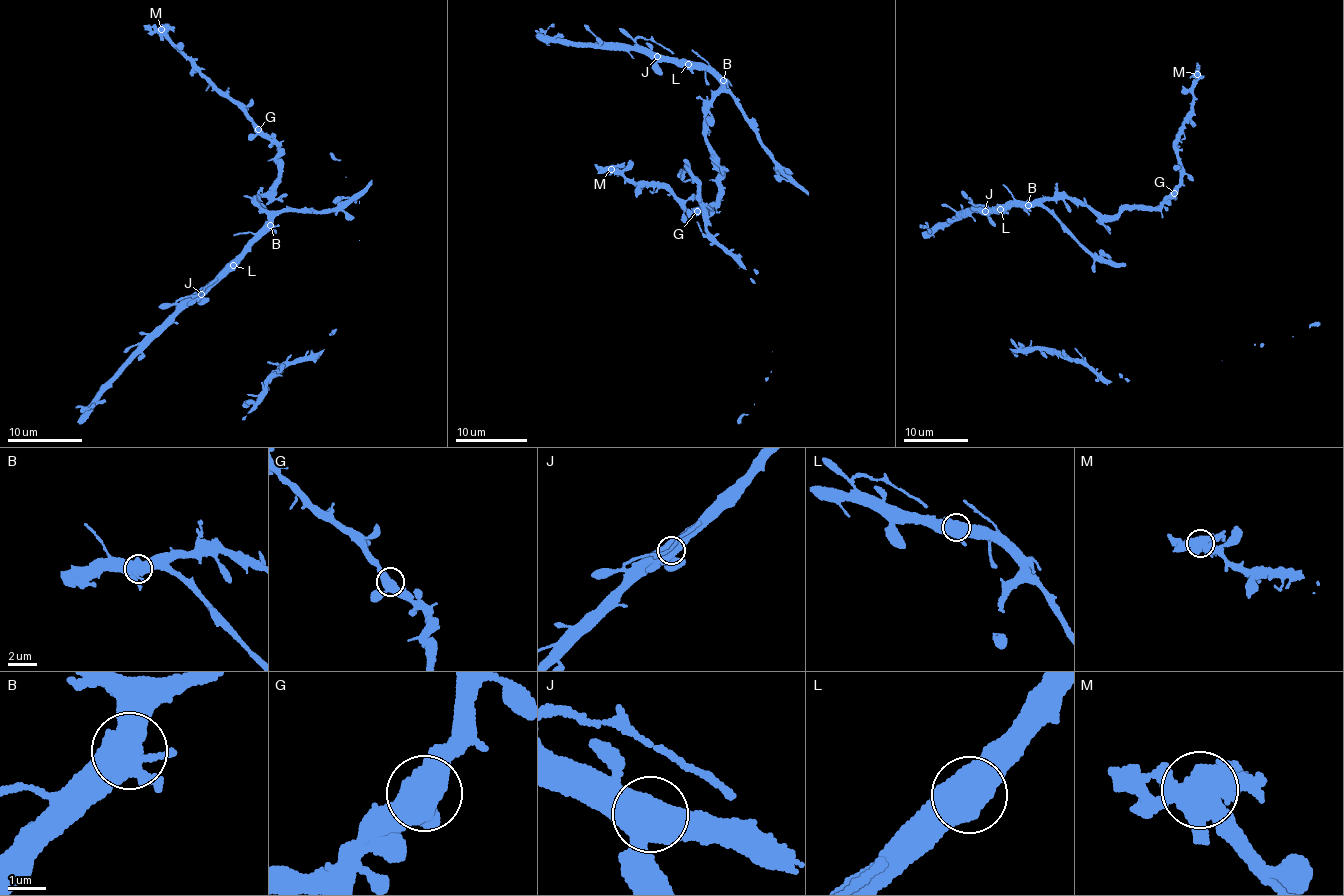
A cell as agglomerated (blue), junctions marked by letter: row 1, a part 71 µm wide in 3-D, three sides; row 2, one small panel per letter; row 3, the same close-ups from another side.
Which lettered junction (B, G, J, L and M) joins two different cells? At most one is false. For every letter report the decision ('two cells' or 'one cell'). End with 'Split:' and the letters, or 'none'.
B: one cell
G: one cell
J: one cell
L: one cell
M: two cells
Split: M

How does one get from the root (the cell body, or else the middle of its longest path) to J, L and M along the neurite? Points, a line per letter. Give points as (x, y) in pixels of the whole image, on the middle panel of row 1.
J: (722, 88), (722, 77), (718, 75), (657, 56)
L: (722, 88), (721, 76), (688, 64)
M: (722, 88), (707, 112), (713, 165), (721, 170), (714, 202), (691, 211), (654, 182), (636, 183), (612, 169)

